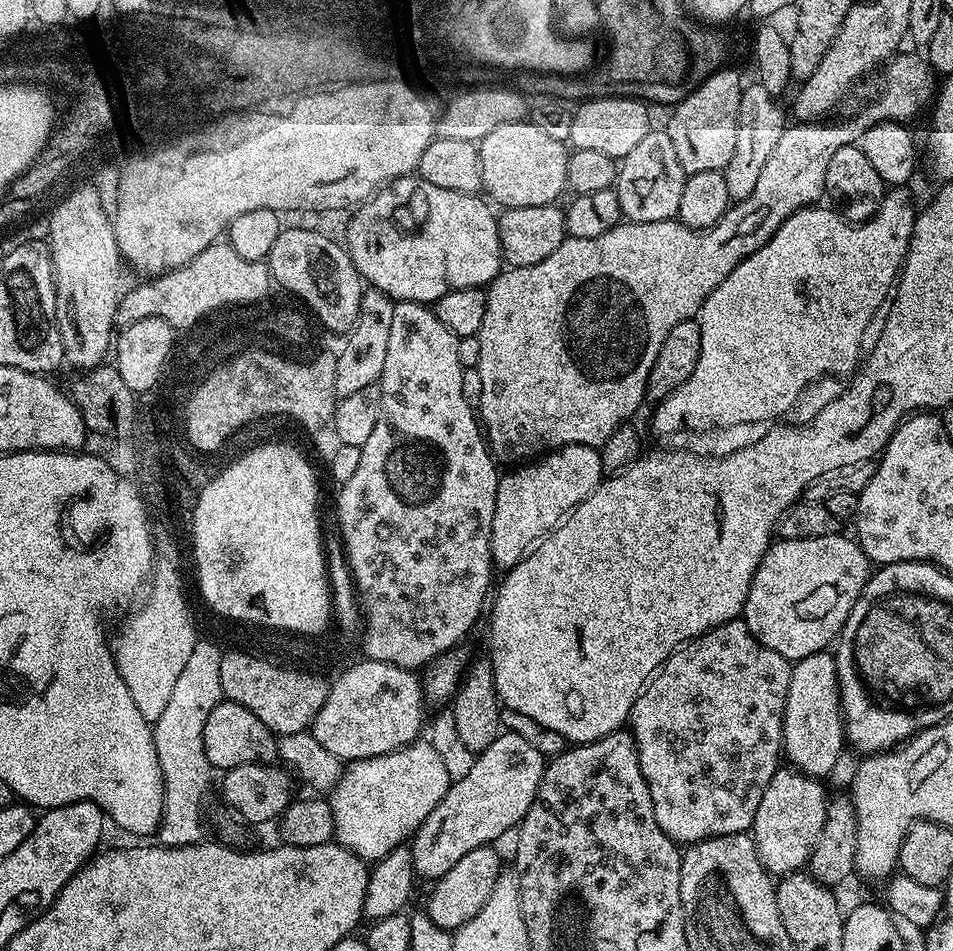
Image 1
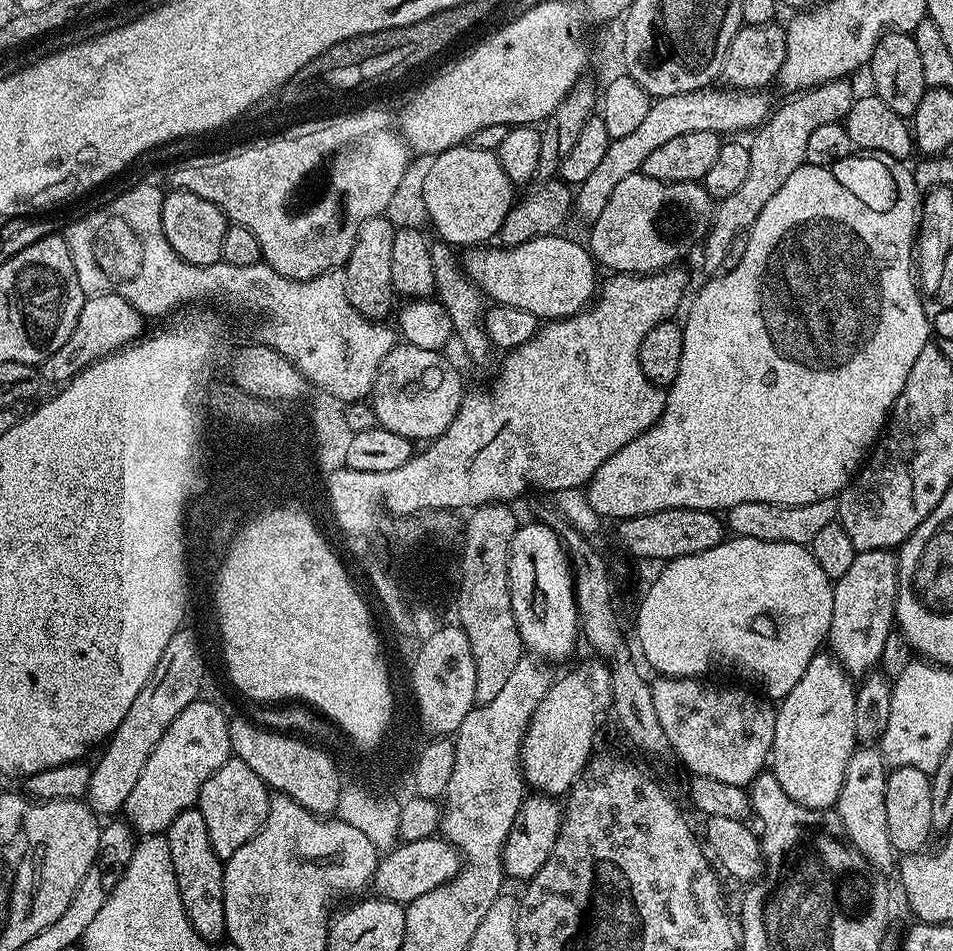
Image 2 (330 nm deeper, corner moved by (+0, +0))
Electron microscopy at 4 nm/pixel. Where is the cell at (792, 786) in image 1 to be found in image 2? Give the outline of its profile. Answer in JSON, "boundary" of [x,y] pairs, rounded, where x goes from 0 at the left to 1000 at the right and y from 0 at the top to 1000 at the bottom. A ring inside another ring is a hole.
{"boundary":[[[861,683],[850,700],[846,700],[846,709],[842,709],[833,726],[817,737],[808,811],[814,816],[816,826],[821,826],[833,843],[861,852],[876,846],[888,818],[888,805],[900,785],[896,772],[898,725],[895,712],[877,691]]]}

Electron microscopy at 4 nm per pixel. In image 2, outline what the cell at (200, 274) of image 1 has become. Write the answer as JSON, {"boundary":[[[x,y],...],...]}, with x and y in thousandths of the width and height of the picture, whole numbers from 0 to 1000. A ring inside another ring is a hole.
{"boundary":[[[124,309],[91,312],[82,330],[82,339],[78,343],[73,355],[68,362],[61,364],[61,368],[57,368],[57,372],[52,372],[52,376],[48,376],[45,383],[41,384],[41,394],[47,401],[70,402],[81,395],[92,383],[106,379],[116,370],[126,369],[140,358],[146,358],[153,349],[151,341],[153,341],[152,333],[148,332],[141,322],[136,322],[136,318],[132,313],[128,313]]]}

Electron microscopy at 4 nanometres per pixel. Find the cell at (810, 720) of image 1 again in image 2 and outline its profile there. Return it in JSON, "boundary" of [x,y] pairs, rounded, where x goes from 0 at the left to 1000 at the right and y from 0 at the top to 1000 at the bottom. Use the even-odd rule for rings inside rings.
{"boundary":[[[931,576],[899,580],[892,599],[875,612],[875,650],[867,677],[872,689],[895,712],[906,712],[922,699],[925,679],[930,679],[930,671],[938,662],[942,616],[940,587],[941,581]]]}

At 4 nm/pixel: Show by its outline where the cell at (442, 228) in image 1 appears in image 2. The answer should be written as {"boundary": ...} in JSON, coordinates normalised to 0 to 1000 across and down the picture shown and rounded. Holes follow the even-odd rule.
{"boundary":[[[580,246],[540,259],[499,259],[492,264],[495,266],[491,270],[486,270],[485,281],[513,317],[539,322],[544,326],[556,326],[556,330],[571,339],[592,336],[612,328],[627,307],[627,279],[621,272],[620,264],[610,253],[609,257],[604,252],[595,252],[592,246]]]}

